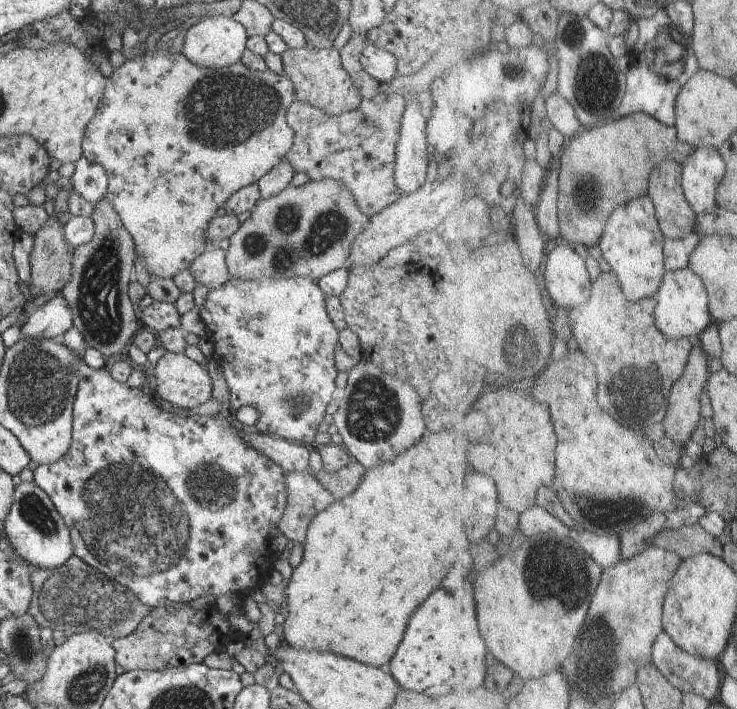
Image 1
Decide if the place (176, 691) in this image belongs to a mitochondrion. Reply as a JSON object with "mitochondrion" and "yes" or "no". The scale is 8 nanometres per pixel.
{"mitochondrion":"yes"}

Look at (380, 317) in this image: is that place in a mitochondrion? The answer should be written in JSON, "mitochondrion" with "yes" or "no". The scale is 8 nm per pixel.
{"mitochondrion":"no"}

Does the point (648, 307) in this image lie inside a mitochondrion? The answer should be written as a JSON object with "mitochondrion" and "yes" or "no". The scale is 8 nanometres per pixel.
{"mitochondrion":"no"}

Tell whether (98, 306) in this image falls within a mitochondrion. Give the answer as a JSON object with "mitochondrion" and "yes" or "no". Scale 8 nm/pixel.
{"mitochondrion":"yes"}

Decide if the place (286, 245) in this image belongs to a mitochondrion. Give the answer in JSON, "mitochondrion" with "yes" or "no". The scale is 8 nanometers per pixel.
{"mitochondrion":"yes"}

